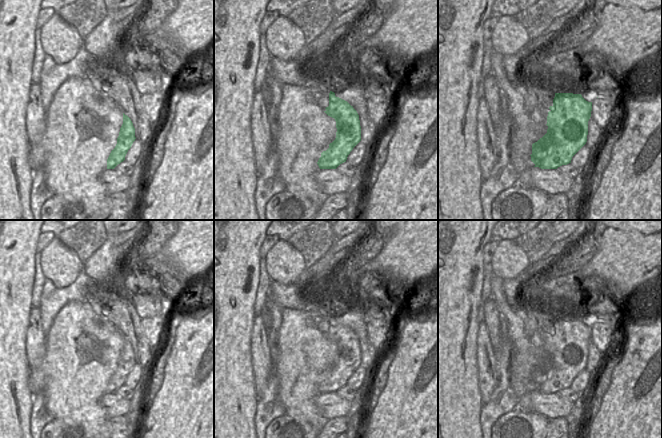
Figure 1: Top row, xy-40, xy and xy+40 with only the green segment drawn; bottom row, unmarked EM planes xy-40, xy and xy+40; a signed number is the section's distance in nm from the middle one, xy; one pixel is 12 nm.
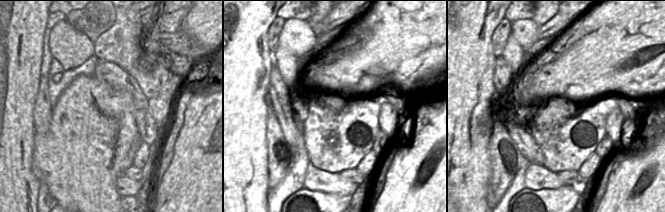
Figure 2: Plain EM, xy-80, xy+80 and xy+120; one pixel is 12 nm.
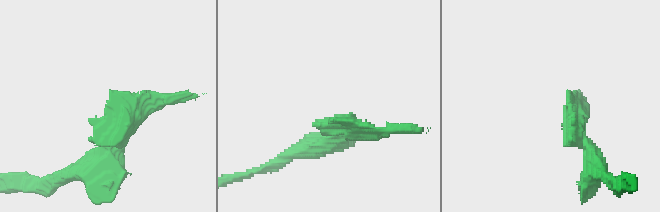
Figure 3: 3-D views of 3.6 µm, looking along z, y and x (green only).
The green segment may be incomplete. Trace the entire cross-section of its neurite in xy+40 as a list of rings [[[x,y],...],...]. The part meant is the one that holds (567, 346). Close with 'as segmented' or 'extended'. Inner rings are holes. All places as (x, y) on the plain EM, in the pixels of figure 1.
[[[531,309],[531,323],[527,323],[525,325],[525,333],[527,335],[527,338],[532,339],[533,335],[536,334],[538,338],[541,341],[540,345],[535,345],[539,346],[540,349],[547,349],[547,357],[540,362],[537,366],[533,367],[531,371],[529,372],[529,378],[531,380],[531,385],[535,388],[534,391],[539,391],[541,393],[557,393],[558,391],[562,389],[567,389],[571,387],[572,381],[586,368],[587,366],[587,359],[588,359],[588,345],[591,341],[591,335],[592,335],[592,326],[586,325],[581,318],[573,318],[573,317],[555,317],[554,315],[550,315],[542,310],[538,309]]] | extended

